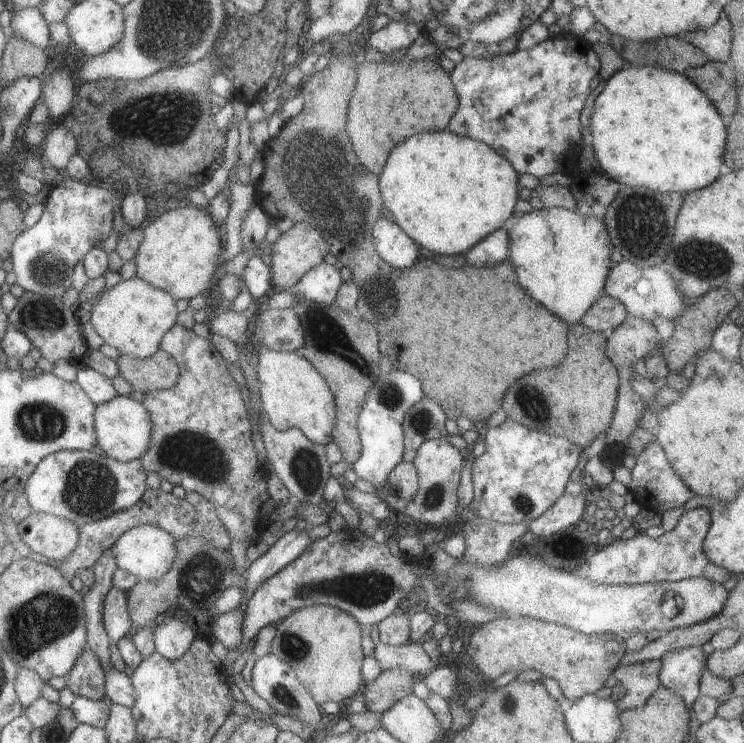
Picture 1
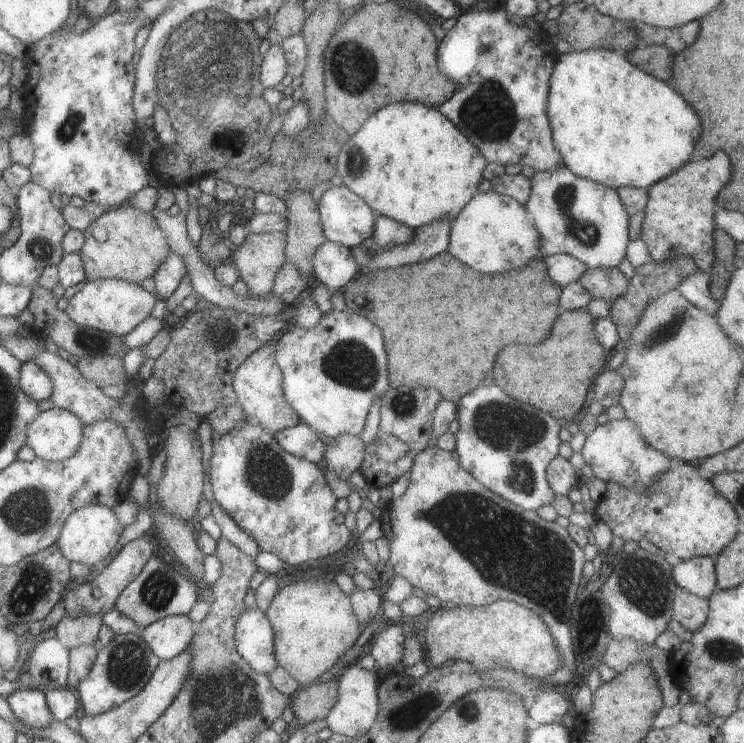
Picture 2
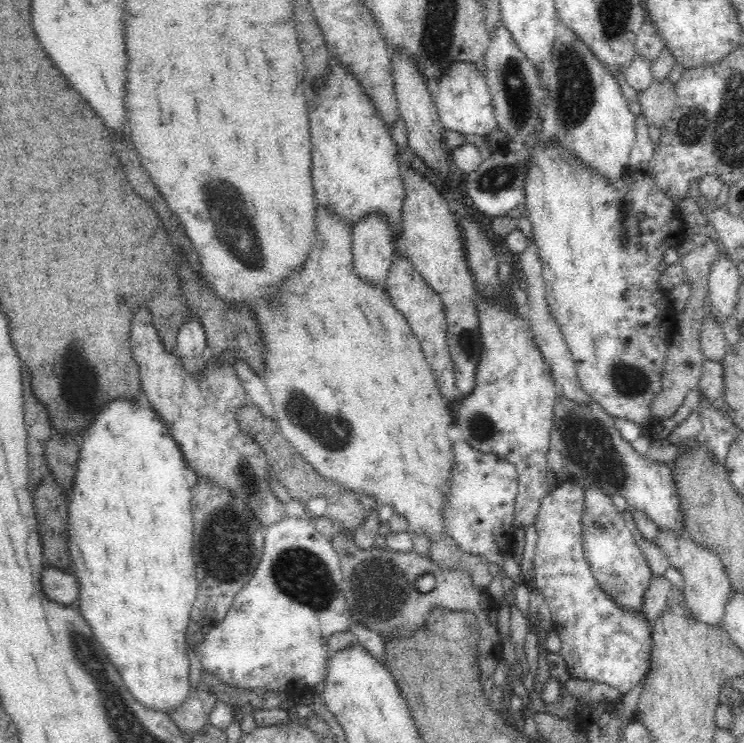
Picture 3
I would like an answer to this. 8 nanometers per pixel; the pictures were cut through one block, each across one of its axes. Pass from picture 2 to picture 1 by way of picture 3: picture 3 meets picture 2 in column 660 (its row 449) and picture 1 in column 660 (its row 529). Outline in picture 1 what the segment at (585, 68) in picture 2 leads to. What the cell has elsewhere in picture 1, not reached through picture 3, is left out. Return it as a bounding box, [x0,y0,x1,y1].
[589,65,727,196]

